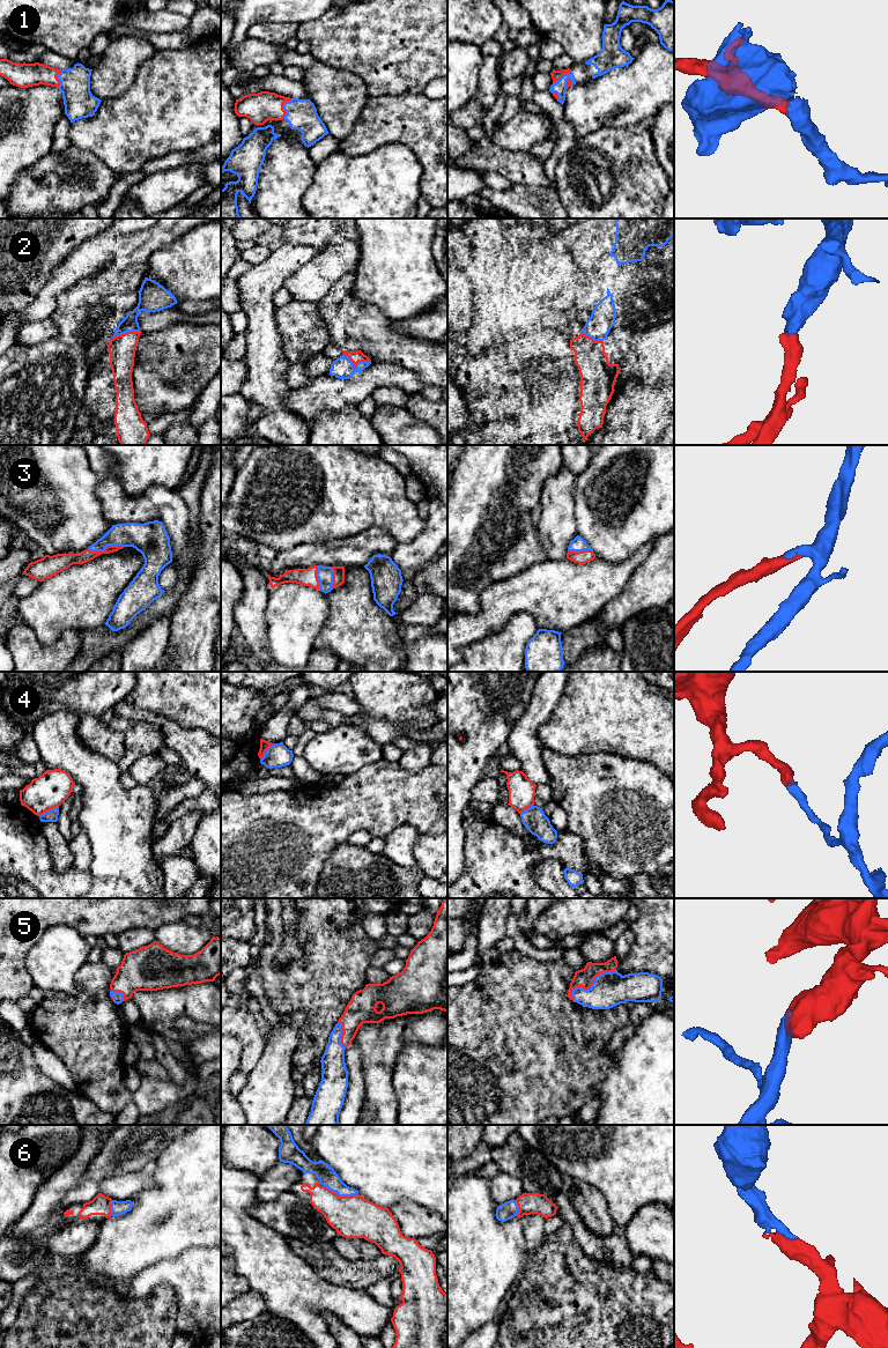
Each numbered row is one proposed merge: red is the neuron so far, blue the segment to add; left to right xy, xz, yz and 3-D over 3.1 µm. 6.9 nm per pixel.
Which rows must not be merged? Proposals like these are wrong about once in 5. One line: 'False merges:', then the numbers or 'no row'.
False merges: 4

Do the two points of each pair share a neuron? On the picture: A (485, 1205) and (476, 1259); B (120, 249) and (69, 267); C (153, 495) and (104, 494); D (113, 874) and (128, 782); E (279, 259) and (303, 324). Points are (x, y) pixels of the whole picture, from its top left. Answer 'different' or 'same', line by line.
A: same
B: same
C: same
D: different
E: different

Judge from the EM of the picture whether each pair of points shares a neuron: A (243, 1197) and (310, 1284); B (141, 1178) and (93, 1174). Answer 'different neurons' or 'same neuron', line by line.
A: same neuron
B: different neurons

